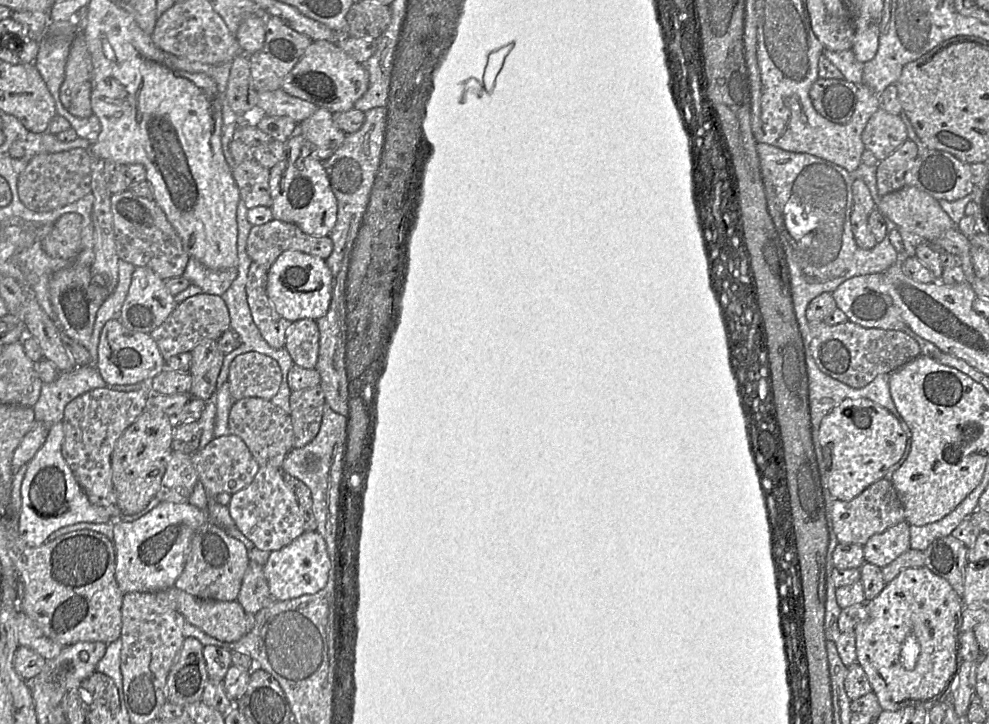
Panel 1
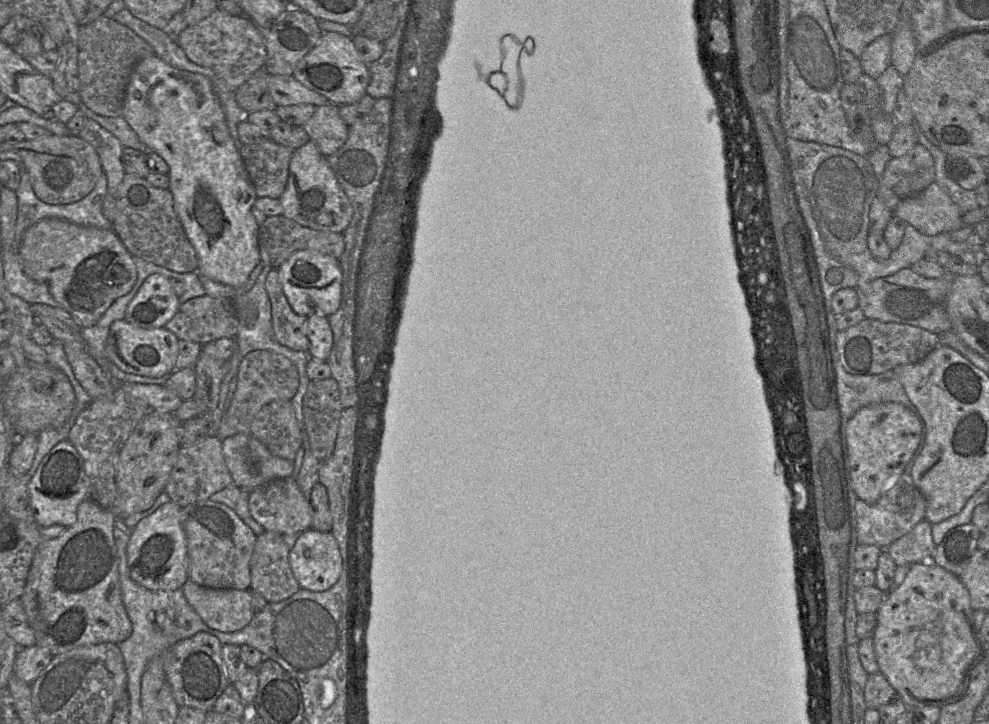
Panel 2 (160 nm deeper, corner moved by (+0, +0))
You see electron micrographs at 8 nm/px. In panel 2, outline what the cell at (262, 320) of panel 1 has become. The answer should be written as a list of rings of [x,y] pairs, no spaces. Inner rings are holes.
[[[277,269],[269,271],[265,289],[271,304],[275,340],[292,350],[308,353],[310,342],[307,336],[307,317],[298,315],[290,306],[283,293]]]

